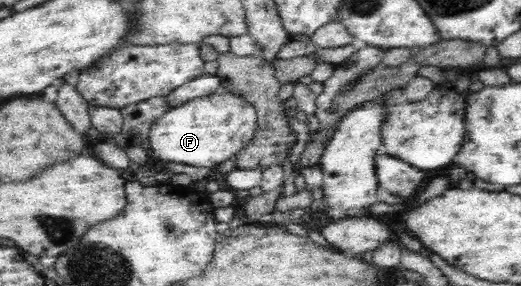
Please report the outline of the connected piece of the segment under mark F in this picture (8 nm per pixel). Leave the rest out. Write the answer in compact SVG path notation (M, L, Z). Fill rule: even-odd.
M221 90L170 107L150 127L149 144L154 156L196 168L216 168L252 144L258 125L258 111L244 97Z

